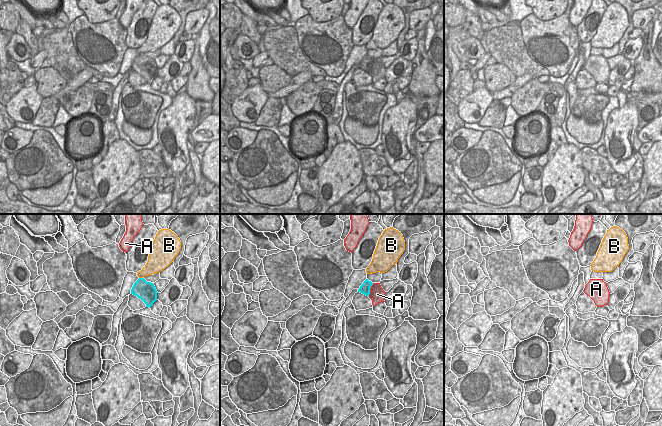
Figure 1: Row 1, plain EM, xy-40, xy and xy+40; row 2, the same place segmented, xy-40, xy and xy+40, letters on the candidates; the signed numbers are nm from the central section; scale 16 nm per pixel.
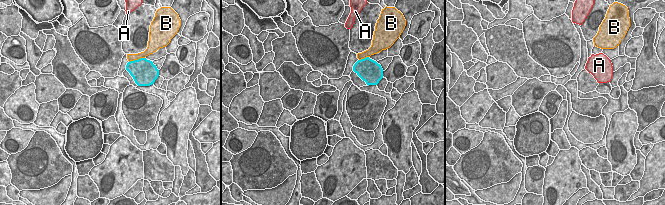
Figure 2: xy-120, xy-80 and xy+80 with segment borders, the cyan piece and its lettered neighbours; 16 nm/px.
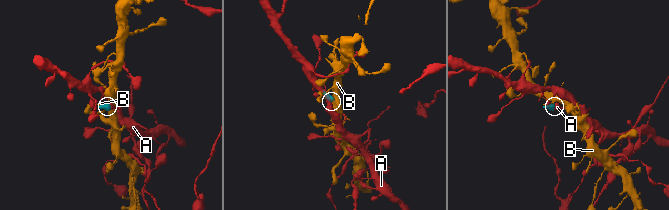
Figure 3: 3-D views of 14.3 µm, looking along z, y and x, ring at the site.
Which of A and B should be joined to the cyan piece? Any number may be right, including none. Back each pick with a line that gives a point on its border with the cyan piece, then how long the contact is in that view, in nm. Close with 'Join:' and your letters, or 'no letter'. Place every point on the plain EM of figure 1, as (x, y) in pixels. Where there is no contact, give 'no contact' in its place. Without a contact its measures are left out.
Join: no letter

